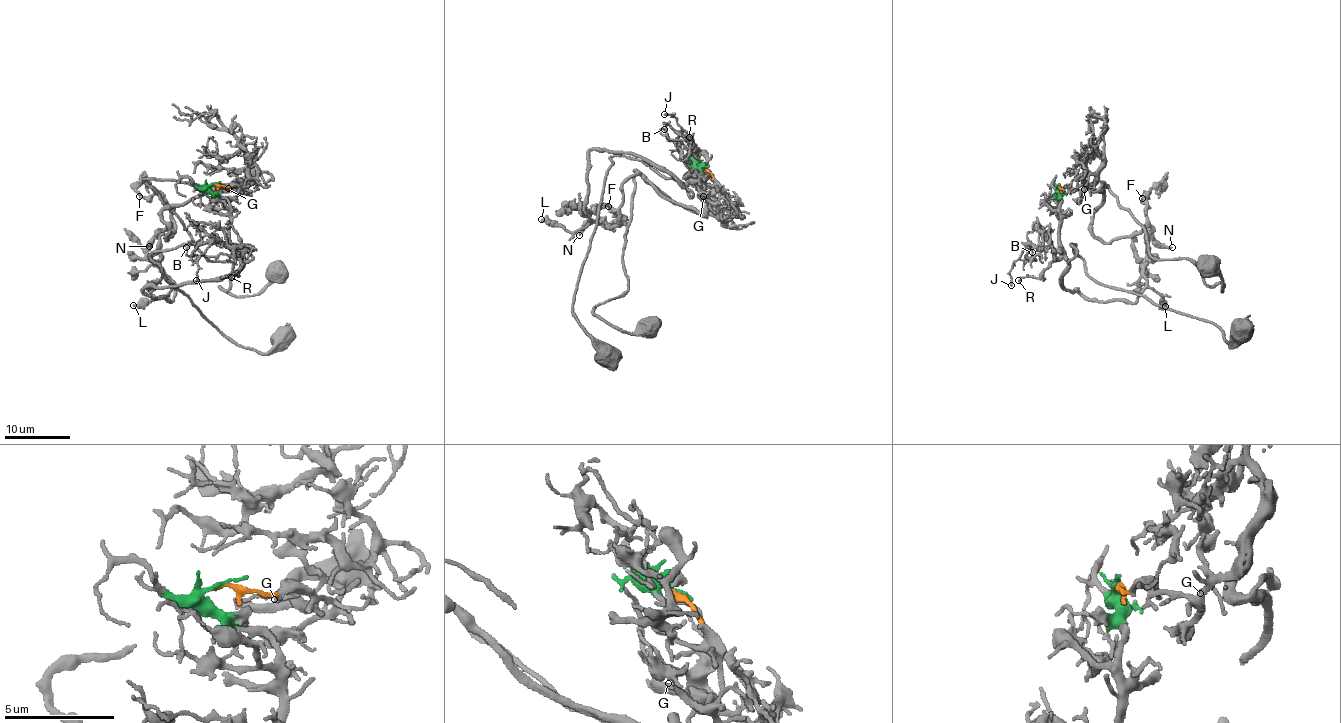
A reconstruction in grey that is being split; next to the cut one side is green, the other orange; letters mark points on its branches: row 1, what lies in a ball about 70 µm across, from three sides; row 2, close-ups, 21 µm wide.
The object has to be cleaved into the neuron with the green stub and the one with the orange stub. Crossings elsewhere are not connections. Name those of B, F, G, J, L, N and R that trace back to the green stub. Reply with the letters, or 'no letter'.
B, J, L, R

